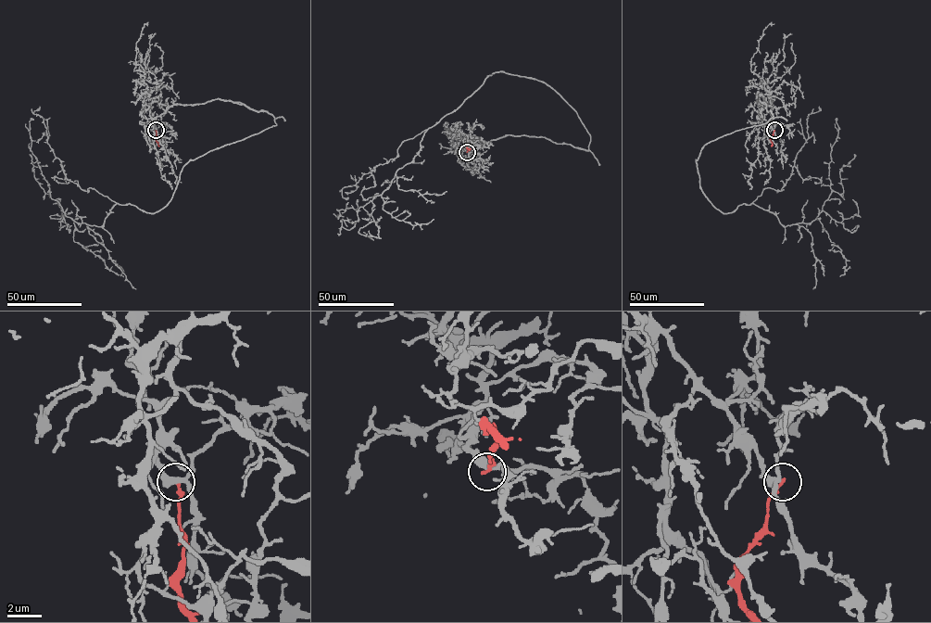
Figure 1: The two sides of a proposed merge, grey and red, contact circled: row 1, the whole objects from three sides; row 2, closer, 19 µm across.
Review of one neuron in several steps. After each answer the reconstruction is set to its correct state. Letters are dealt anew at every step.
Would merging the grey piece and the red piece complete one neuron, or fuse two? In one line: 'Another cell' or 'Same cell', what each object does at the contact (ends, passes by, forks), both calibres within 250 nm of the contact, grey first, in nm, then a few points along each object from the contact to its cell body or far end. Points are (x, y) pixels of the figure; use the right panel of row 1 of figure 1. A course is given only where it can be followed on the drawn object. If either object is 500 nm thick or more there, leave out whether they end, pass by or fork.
Another cell. At the ring grey forks. At the ring red ends. Thickness 320 nm (grey) against 220 nm. Course of grey: (774, 130), (759, 99), (773, 117), (706, 144), (699, 184), (723, 213), (811, 223), (836, 120). Course of red: (774, 130), (771, 146)

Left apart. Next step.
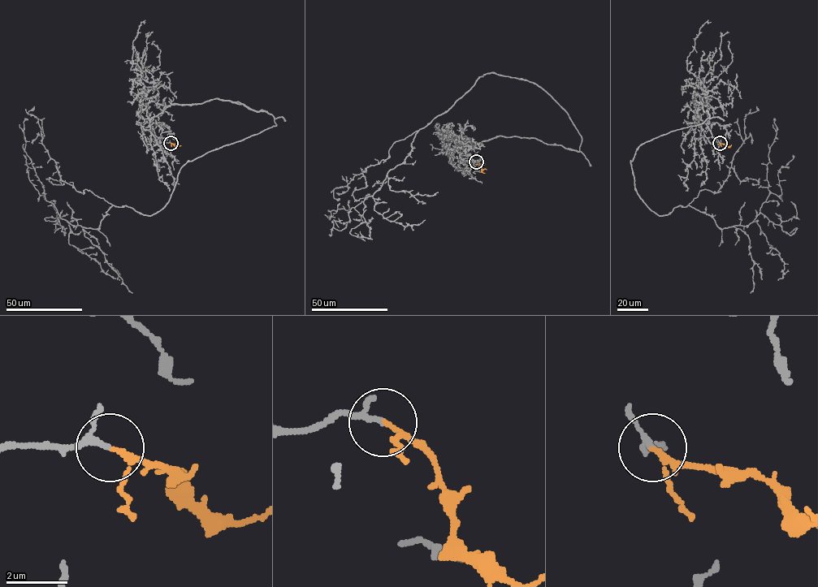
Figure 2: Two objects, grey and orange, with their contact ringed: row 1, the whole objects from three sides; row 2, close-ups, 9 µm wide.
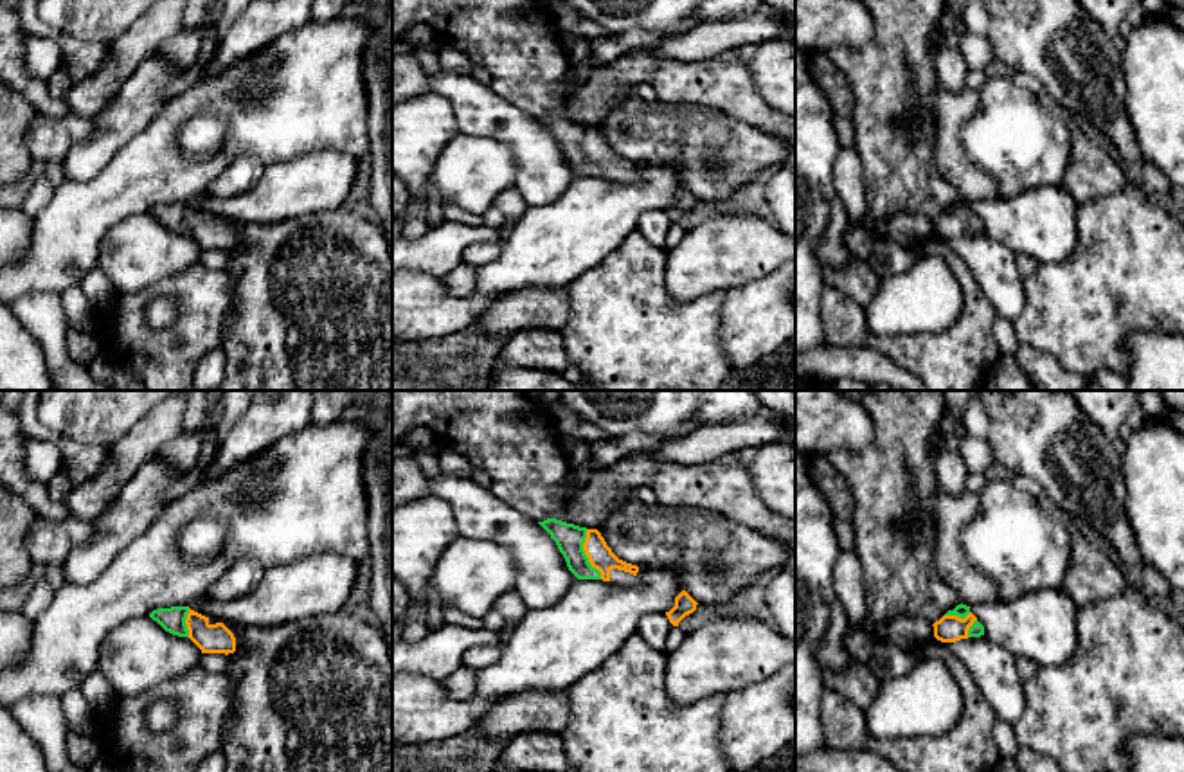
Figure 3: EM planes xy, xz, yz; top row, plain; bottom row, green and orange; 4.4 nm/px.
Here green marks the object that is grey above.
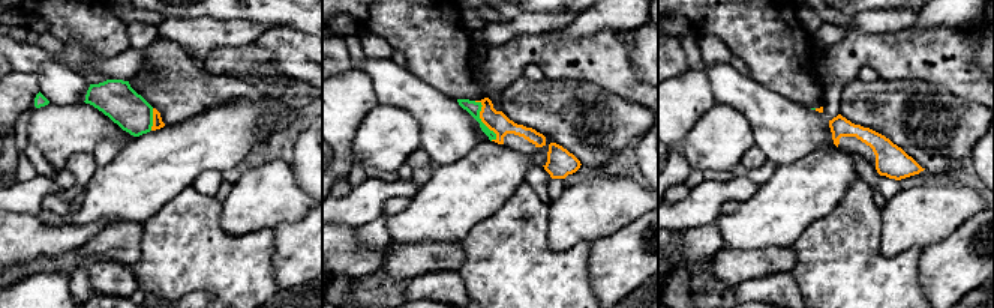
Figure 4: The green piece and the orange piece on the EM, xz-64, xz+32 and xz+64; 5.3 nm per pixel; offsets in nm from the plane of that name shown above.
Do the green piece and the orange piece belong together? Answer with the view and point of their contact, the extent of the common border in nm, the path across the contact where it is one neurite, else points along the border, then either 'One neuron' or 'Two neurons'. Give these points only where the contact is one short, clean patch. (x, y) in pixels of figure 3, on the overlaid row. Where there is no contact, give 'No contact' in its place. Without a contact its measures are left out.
Touches green at xz (585, 555). Shared border 240 nm. Path across: xz (569, 538), (585, 555), (600, 555). One neuron

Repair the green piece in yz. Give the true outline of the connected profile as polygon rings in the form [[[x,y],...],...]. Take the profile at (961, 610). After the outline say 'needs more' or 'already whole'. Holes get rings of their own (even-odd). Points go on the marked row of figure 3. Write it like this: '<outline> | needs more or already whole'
[[[957,605],[954,610],[948,610],[934,624],[934,637],[941,642],[955,642],[968,637],[984,635],[984,626],[970,612],[970,606]]] | needs more

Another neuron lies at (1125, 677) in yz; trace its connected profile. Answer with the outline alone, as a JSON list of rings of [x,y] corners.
[[[1132,587],[1105,601],[1078,606],[1076,648],[1060,666],[1038,668],[1024,682],[1026,713],[1013,723],[1020,747],[1053,758],[1065,772],[1130,772],[1123,745],[1135,734],[1184,740],[1184,617]]]

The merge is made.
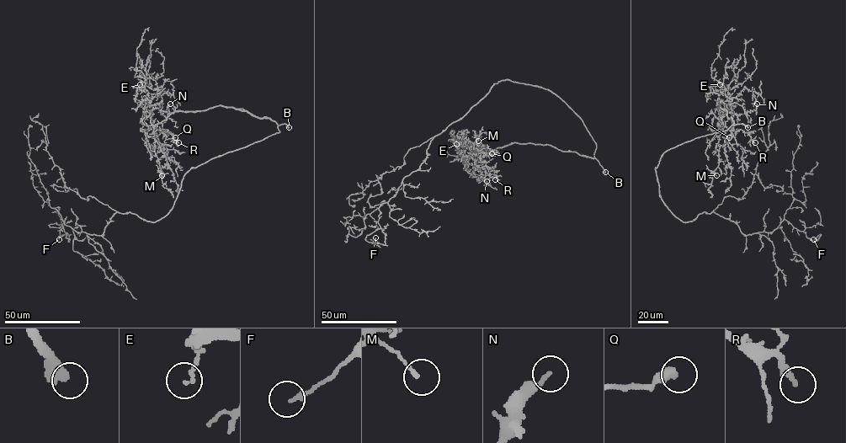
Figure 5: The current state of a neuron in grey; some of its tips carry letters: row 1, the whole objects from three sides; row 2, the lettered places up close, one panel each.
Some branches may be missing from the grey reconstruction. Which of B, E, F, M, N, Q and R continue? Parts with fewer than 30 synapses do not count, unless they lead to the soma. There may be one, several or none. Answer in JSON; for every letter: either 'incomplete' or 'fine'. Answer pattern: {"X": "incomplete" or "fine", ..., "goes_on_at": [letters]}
{"B": "incomplete", "E": "fine", "F": "fine", "M": "fine", "N": "incomplete", "Q": "fine", "R": "incomplete", "goes_on_at": ["B", "N", "R"]}

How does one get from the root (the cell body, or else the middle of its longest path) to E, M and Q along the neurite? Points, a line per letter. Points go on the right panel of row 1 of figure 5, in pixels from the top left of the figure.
E: (660, 160), (667, 150), (726, 130), (733, 123), (720, 105), (718, 111), (731, 111), (728, 92), (720, 84)
M: (660, 160), (667, 150), (726, 130), (733, 122), (720, 105), (719, 111), (726, 112), (725, 142), (716, 175)
Q: (660, 160), (667, 150), (726, 130), (733, 122), (720, 105), (719, 111), (726, 112), (721, 121), (729, 137)

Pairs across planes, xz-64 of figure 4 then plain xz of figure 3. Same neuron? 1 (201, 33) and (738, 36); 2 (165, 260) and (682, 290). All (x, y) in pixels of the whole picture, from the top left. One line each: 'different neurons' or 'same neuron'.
1: same neuron
2: different neurons

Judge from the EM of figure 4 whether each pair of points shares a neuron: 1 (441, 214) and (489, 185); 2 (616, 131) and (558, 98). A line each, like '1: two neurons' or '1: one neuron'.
1: one neuron
2: one neuron

